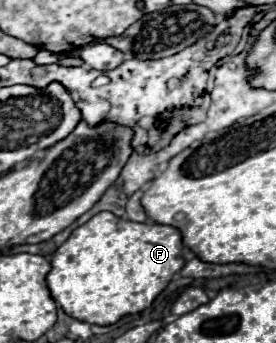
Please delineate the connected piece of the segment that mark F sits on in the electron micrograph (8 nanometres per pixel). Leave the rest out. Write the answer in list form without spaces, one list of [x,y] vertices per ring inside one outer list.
[[[98,212],[86,224],[78,226],[70,238],[52,256],[52,270],[48,274],[48,288],[62,310],[82,322],[108,326],[126,314],[138,314],[152,304],[152,300],[166,288],[170,278],[184,266],[182,236],[174,226],[140,224],[114,216],[112,212]]]

